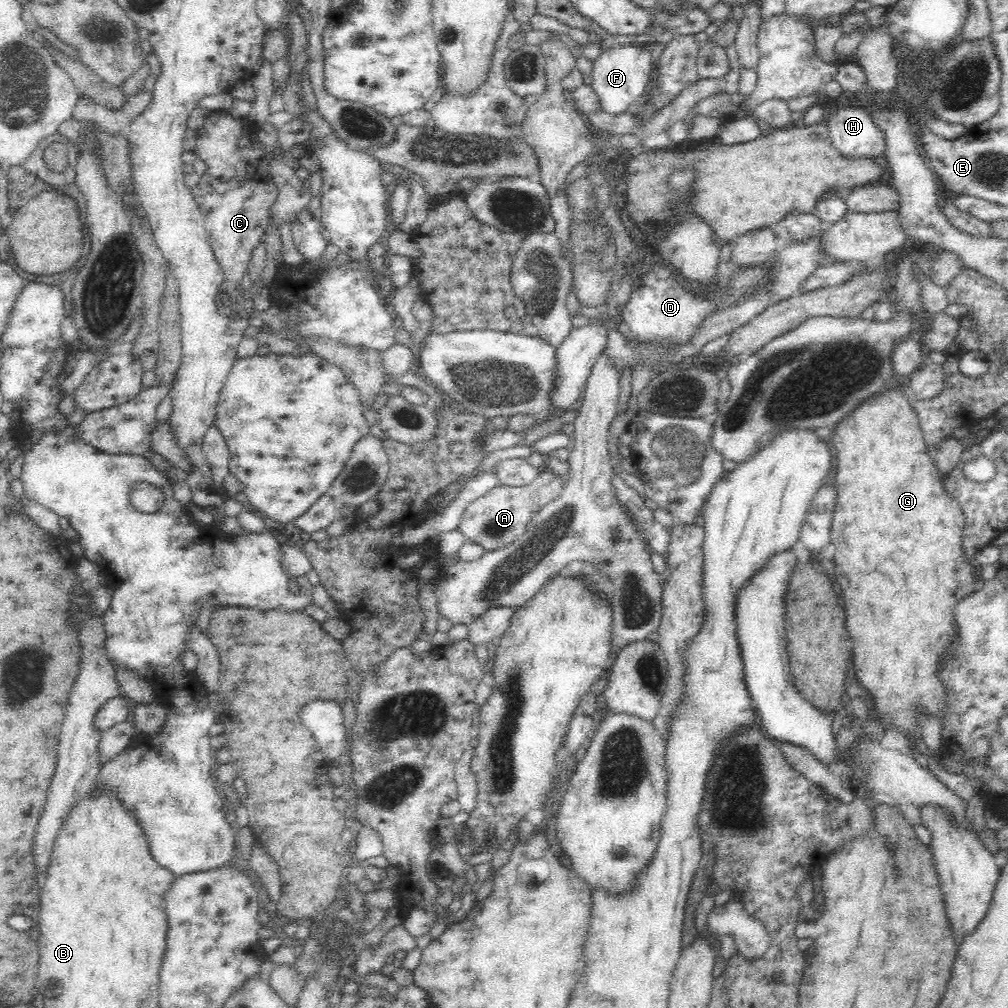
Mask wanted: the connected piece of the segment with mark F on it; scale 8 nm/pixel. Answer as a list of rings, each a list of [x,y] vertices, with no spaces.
[[[614,41],[610,50],[601,52],[593,62],[591,85],[598,94],[602,110],[612,114],[624,112],[626,107],[630,107],[630,104],[640,99],[642,93],[646,93],[648,80],[655,72],[654,62],[657,62],[657,48],[650,43],[620,44]]]

